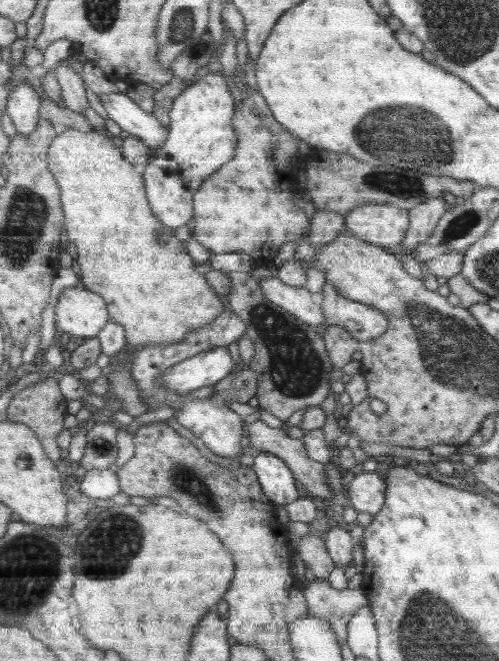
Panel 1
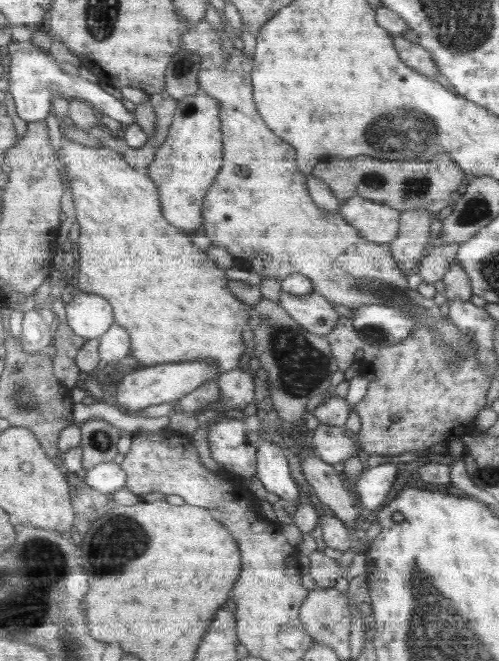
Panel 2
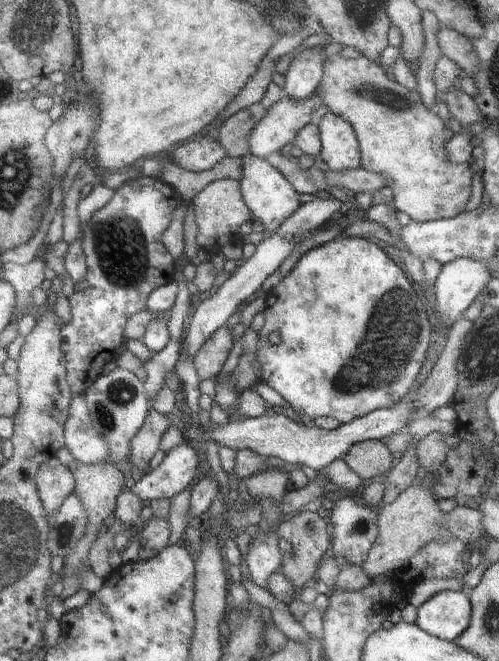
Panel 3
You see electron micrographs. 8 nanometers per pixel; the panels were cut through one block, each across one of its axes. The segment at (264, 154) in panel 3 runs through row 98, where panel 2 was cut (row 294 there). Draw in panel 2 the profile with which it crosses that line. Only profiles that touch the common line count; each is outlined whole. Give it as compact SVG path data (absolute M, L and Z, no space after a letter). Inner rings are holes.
M316 289L304 296L296 296L282 291L279 296L279 305L302 328L321 337L338 324L338 314L332 308L332 302L322 296Z

